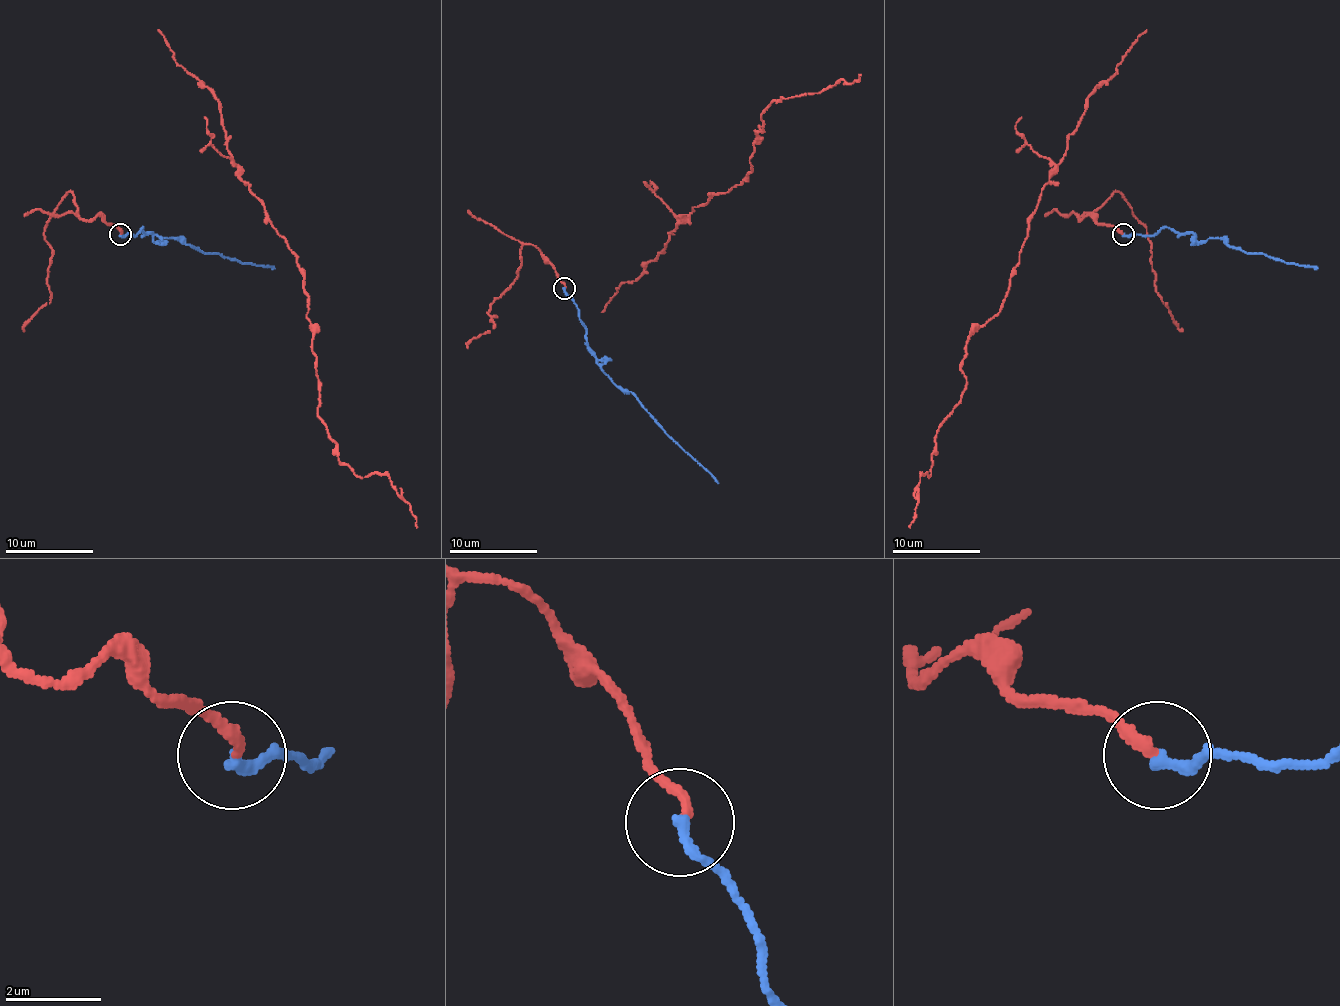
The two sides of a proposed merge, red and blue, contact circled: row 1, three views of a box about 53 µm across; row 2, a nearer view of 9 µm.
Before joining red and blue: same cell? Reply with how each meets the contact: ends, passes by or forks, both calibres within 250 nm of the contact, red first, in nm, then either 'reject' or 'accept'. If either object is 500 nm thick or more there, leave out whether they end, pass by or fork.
red ends | blue ends | 220/240 nm | accept

